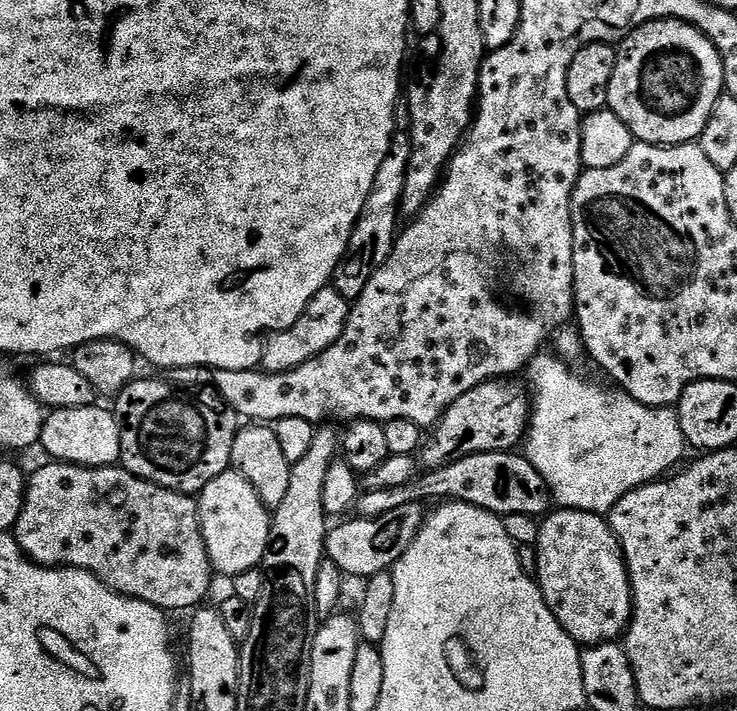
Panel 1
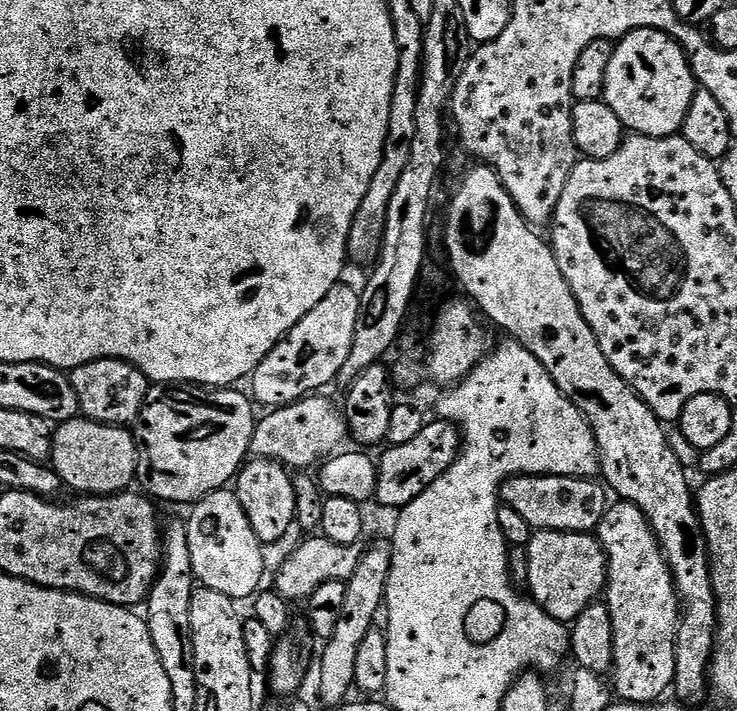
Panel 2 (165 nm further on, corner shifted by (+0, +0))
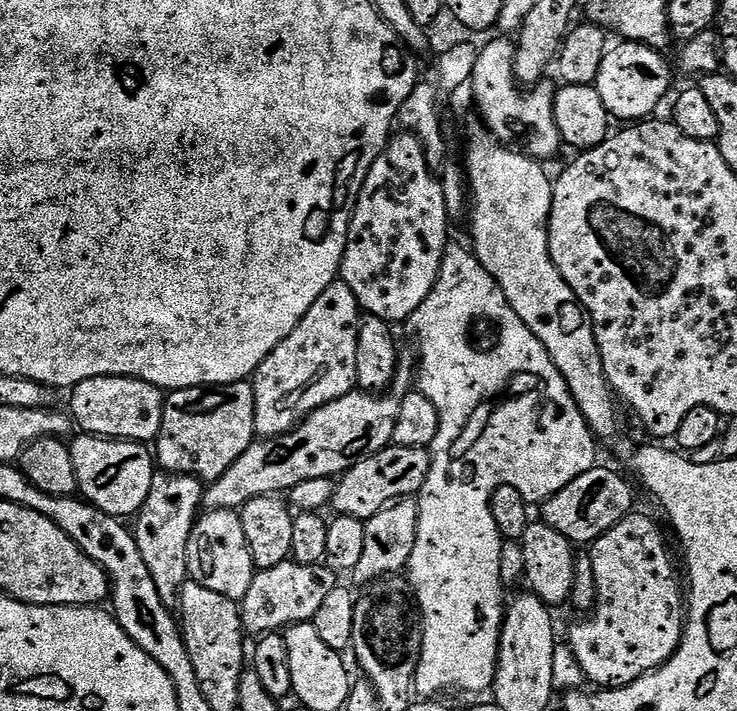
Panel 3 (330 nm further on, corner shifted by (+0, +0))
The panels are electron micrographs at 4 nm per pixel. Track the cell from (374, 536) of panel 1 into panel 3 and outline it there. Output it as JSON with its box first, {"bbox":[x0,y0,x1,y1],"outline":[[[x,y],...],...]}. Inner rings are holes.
{"bbox":[239,558,338,634],"outline":[[[291,558],[273,568],[262,568],[250,582],[243,600],[239,601],[240,617],[249,633],[267,634],[280,632],[291,624],[311,622],[314,614],[322,606],[322,601],[330,595],[330,590],[338,586],[338,576],[327,563],[302,565]]]}

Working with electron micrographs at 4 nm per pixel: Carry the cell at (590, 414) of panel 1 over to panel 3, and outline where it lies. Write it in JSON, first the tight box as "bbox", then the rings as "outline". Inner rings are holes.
{"bbox":[410,242,597,528],"outline":[[[456,242],[449,243],[442,258],[438,282],[434,286],[434,290],[430,290],[426,302],[422,302],[422,306],[418,306],[418,310],[414,310],[410,327],[414,331],[420,332],[418,390],[422,394],[426,394],[426,398],[430,398],[430,402],[434,402],[440,419],[438,434],[430,449],[432,458],[430,474],[426,474],[426,482],[418,494],[418,514],[424,513],[423,506],[432,506],[432,512],[448,512],[448,520],[486,520],[488,518],[488,528],[492,528],[496,523],[494,522],[494,514],[490,510],[490,502],[496,488],[514,486],[514,490],[518,490],[518,494],[522,494],[526,498],[533,498],[532,496],[547,498],[558,494],[558,490],[570,486],[570,482],[574,482],[574,478],[578,478],[589,472],[591,468],[597,467],[597,441],[594,439],[594,433],[578,410],[562,374],[554,366],[554,362],[542,346],[542,342],[538,338],[534,338],[534,334],[526,326],[526,322],[522,322],[522,318],[518,318],[518,314],[514,314],[514,310],[508,304],[506,294],[502,294],[496,279],[480,265],[471,247],[464,245],[463,248]]]}

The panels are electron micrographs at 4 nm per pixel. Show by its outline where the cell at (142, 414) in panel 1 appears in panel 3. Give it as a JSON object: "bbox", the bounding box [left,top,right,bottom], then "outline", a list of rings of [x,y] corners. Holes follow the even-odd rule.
{"bbox":[154,382,257,482],"outline":[[[248,382],[169,391],[164,398],[160,435],[154,441],[159,467],[166,472],[195,476],[201,482],[222,478],[257,439],[255,401],[256,395]]]}

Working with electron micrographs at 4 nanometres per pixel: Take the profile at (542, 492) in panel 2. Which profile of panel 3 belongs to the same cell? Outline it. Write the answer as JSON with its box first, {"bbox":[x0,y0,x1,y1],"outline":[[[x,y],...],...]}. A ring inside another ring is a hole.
{"bbox":[543,466,633,546],"outline":[[[597,466],[586,474],[574,478],[574,482],[558,490],[558,494],[547,497],[543,504],[543,523],[549,524],[555,532],[572,541],[573,545],[588,546],[593,540],[618,526],[622,518],[630,515],[633,511],[632,488],[618,473]]]}

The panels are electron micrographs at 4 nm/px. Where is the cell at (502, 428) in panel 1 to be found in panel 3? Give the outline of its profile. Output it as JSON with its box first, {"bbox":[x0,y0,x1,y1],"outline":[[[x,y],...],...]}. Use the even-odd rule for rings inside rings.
{"bbox":[331,444,431,521],"outline":[[[397,444],[383,448],[378,454],[370,454],[370,458],[362,458],[362,462],[355,464],[335,481],[336,493],[332,496],[331,511],[334,510],[336,516],[349,516],[363,521],[374,518],[374,514],[389,504],[419,494],[426,482],[426,474],[430,474],[431,465],[429,449]]]}

